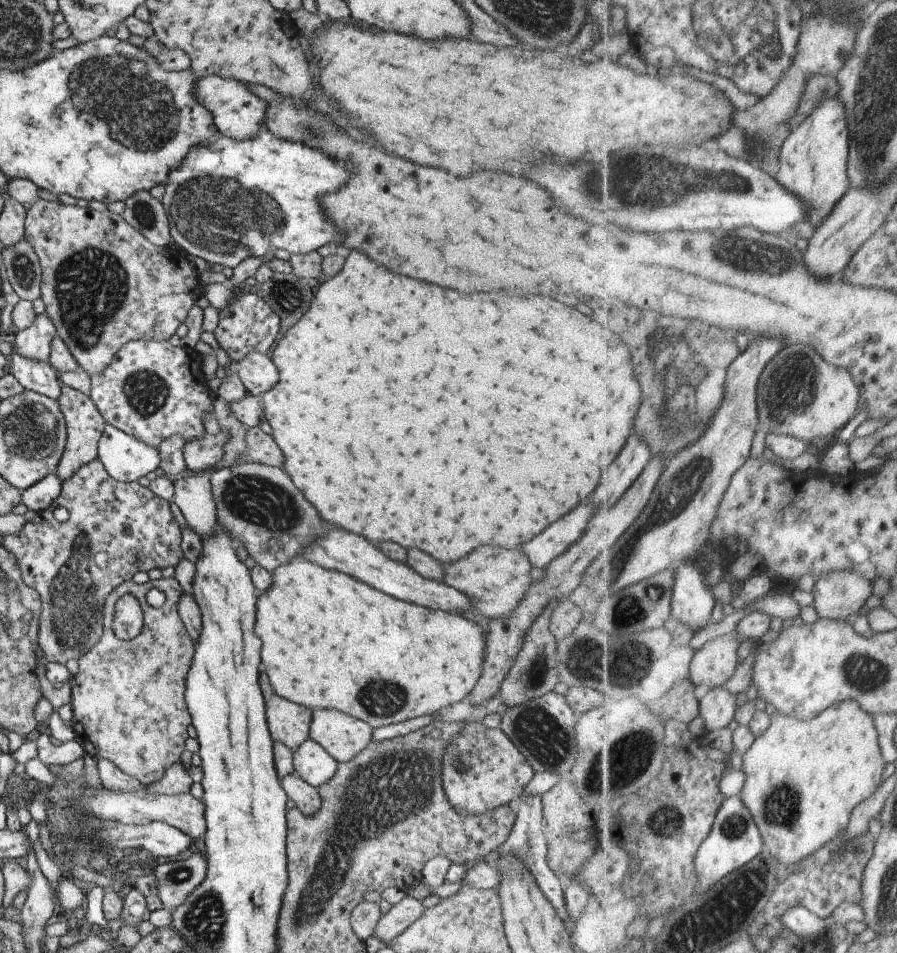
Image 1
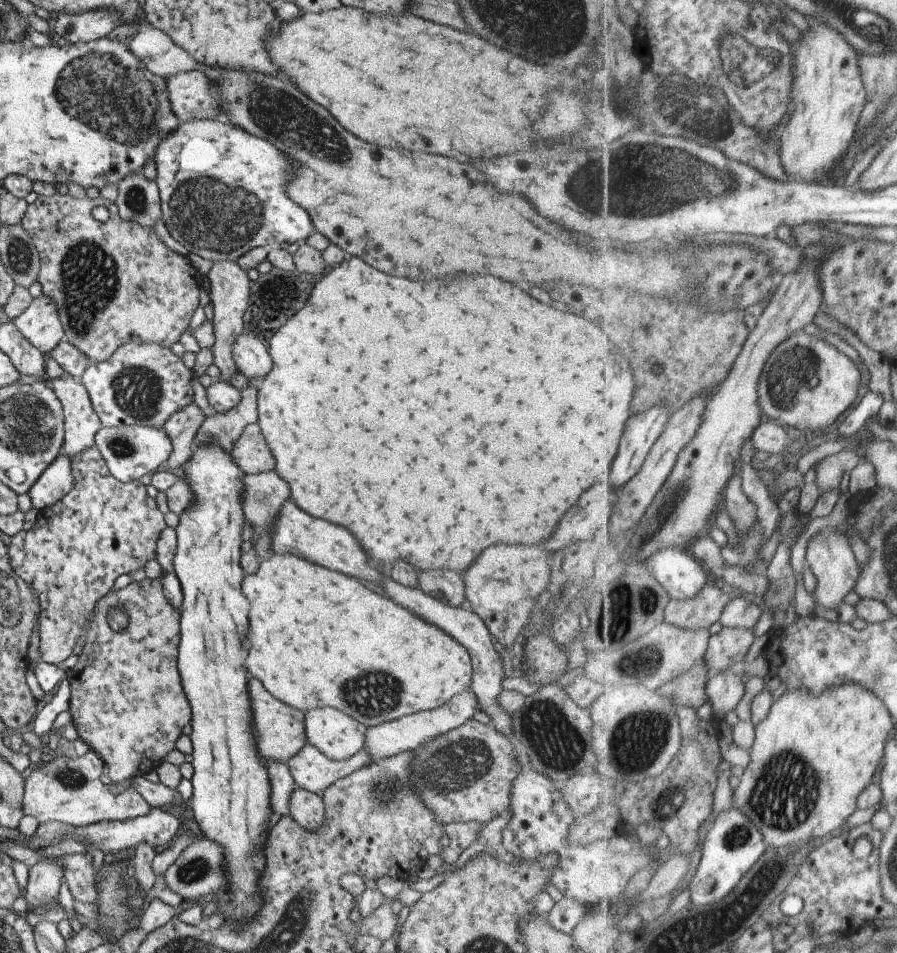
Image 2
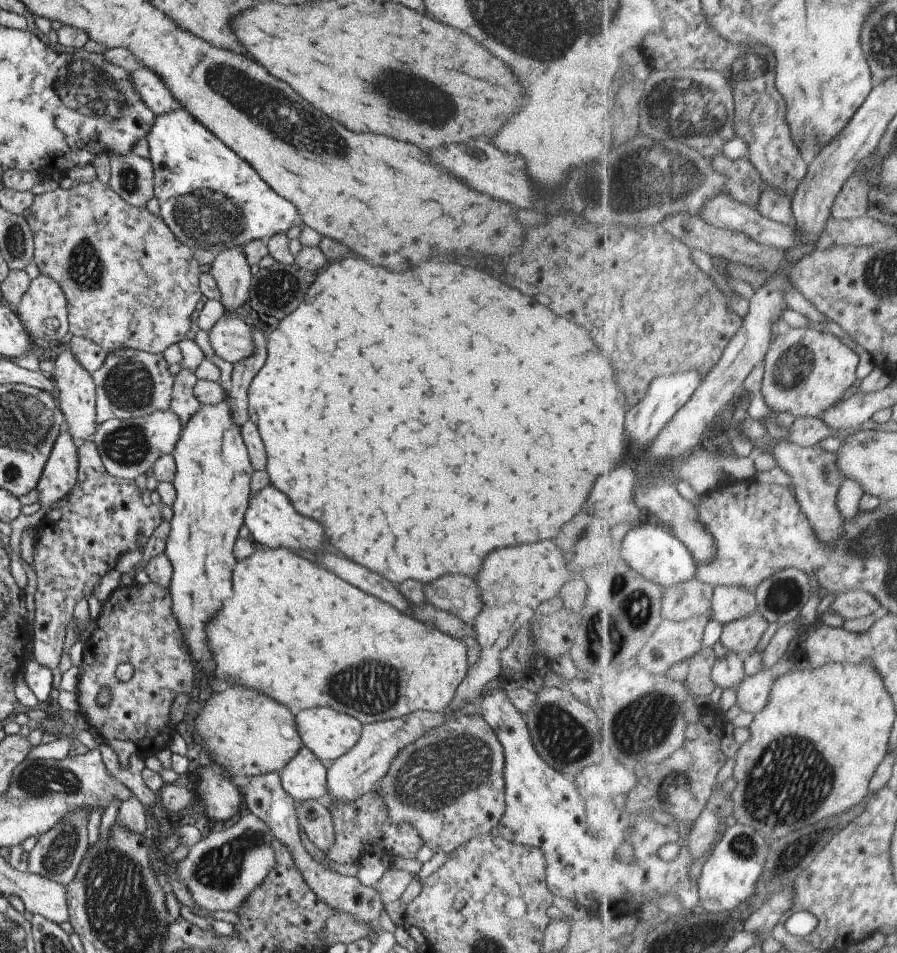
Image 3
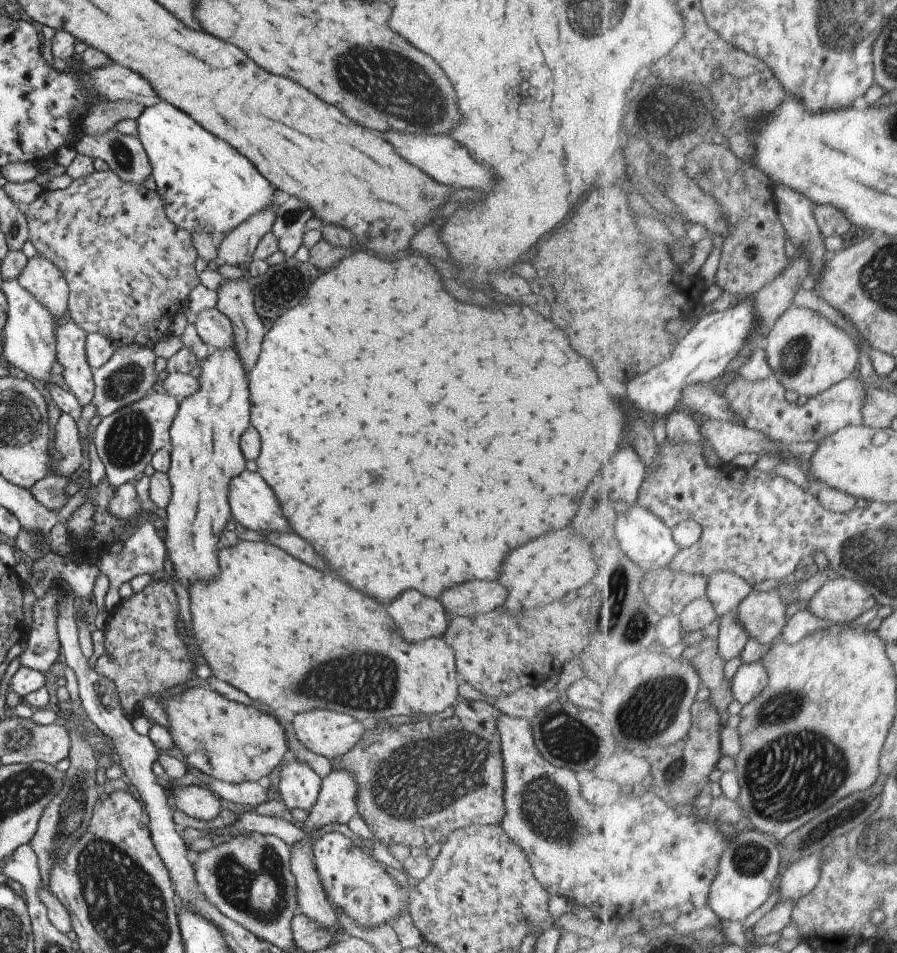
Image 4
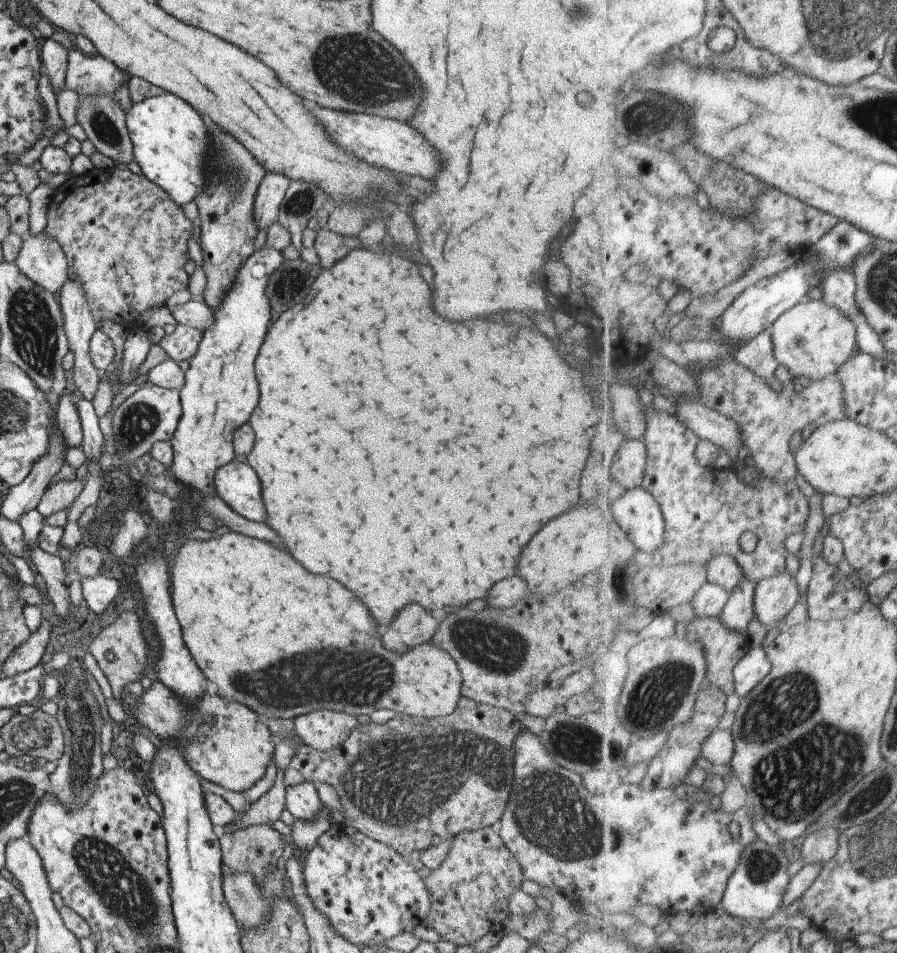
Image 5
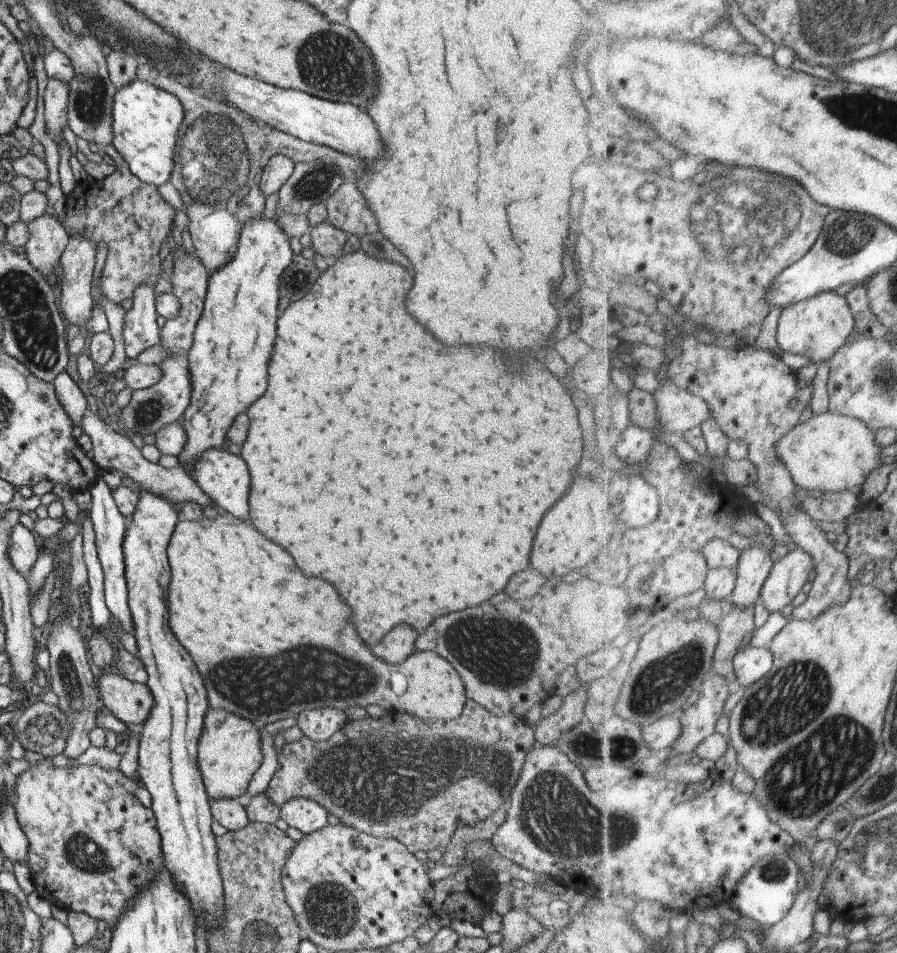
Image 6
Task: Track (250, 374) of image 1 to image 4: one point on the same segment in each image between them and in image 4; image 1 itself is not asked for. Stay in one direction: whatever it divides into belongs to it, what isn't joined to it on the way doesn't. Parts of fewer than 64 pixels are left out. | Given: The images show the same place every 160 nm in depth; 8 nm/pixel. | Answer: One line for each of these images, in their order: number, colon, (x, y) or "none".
2: (248, 352)
3: (231, 340)
4: (213, 329)

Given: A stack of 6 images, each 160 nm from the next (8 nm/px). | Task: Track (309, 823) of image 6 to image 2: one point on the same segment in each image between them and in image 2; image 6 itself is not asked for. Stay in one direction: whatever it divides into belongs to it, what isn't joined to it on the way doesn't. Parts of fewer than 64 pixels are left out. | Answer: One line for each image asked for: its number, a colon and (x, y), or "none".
2: (310, 770)
3: (303, 778)
4: (298, 787)
5: (301, 801)

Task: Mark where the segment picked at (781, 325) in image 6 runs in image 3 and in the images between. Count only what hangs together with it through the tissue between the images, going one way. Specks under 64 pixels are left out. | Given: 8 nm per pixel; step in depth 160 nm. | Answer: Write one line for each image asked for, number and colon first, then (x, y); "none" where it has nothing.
3: (808, 370)
4: (808, 354)
5: (814, 340)

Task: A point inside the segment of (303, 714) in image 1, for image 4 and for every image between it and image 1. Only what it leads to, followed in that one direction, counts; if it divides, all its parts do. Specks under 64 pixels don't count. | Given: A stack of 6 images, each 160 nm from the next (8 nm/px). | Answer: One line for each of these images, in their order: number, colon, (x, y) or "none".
2: (277, 729)
3: (244, 732)
4: (227, 741)

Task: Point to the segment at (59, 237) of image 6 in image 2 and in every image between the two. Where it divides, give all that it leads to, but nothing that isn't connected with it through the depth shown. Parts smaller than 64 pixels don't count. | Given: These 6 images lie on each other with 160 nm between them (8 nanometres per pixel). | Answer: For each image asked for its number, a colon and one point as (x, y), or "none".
2: (39, 324)
3: (42, 309)
4: (41, 278)
5: (40, 258)

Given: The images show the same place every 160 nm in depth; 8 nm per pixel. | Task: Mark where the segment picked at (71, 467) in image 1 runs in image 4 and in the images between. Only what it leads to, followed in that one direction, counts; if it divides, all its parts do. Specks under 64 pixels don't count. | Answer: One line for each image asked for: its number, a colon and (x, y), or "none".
2: (80, 424)
3: (75, 391)
4: (69, 338)

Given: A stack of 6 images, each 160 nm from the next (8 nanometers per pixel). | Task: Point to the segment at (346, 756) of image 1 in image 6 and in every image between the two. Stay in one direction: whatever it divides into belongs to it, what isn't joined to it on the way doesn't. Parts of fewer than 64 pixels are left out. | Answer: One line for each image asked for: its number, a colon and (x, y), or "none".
2: (338, 737)
3: (327, 734)
4: (328, 734)
5: (323, 730)
6: (318, 724)

